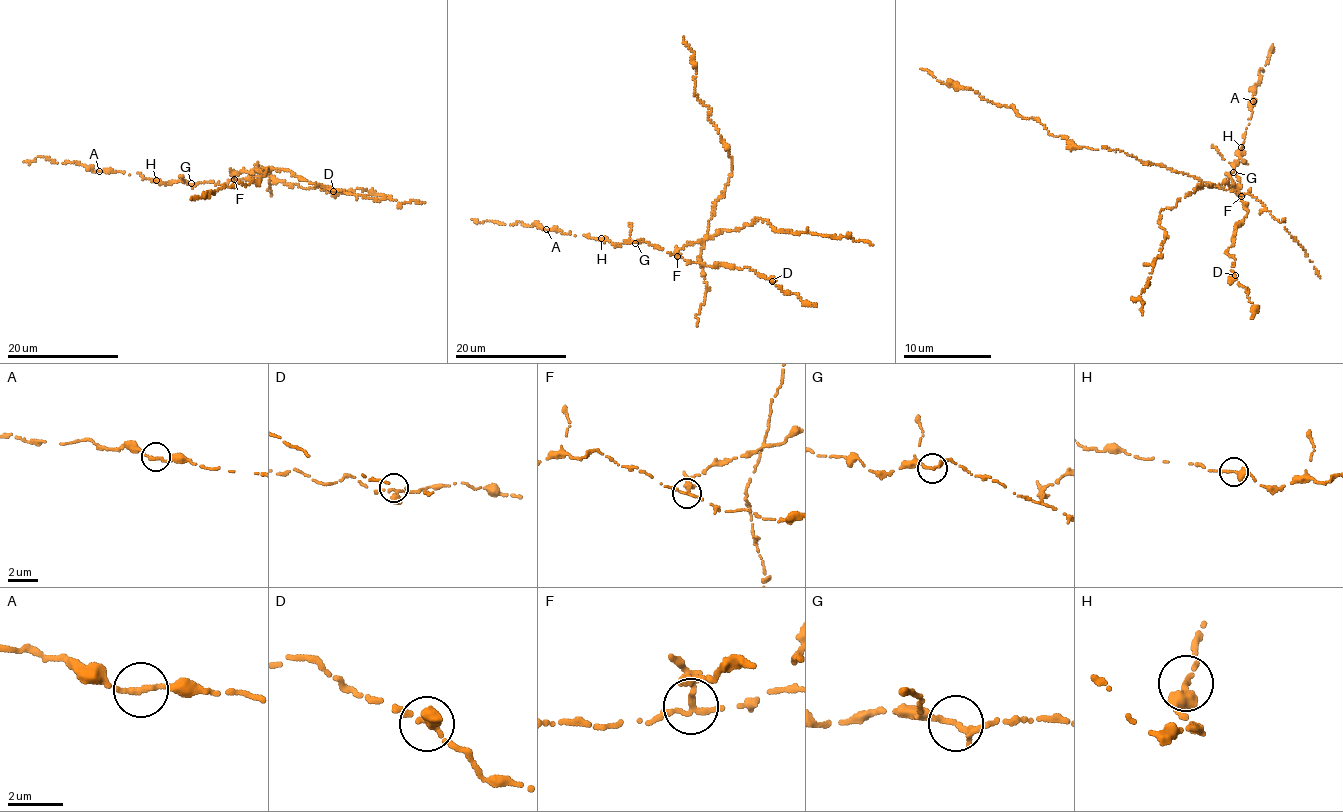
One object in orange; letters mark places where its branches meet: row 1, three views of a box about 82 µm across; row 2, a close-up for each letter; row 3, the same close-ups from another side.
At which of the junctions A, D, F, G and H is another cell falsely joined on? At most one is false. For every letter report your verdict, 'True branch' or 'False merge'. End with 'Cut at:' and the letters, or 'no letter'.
A: True branch
D: True branch
F: False merge
G: True branch
H: True branch
Cut at: F

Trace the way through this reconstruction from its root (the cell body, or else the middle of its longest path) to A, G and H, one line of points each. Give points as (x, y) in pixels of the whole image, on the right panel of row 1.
A: (1225, 184), (1237, 187), (1239, 197), (1227, 174), (1233, 172), (1237, 163), (1244, 160), (1239, 156), (1253, 101)
G: (1225, 184), (1237, 187), (1239, 197), (1227, 174), (1233, 172)
H: (1225, 184), (1237, 187), (1239, 197), (1227, 174), (1233, 172), (1237, 163), (1244, 161), (1239, 156), (1241, 147)

